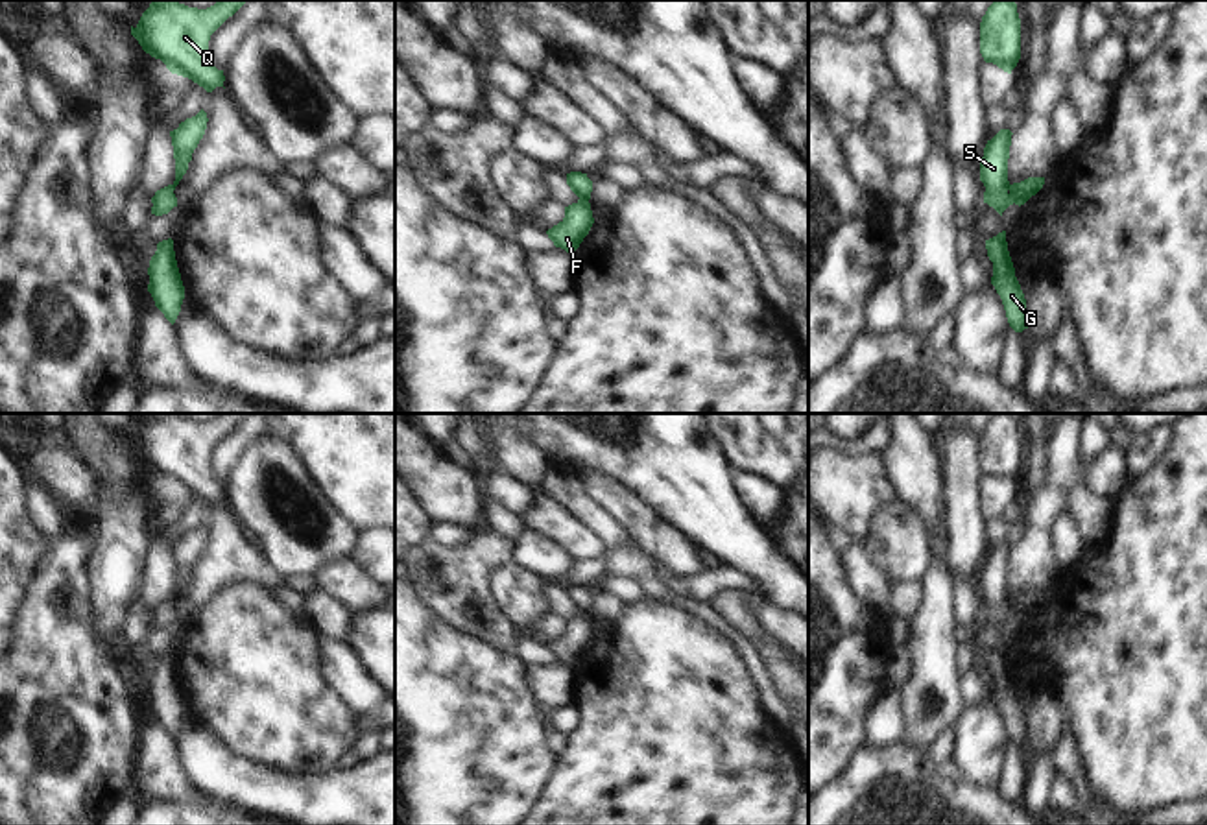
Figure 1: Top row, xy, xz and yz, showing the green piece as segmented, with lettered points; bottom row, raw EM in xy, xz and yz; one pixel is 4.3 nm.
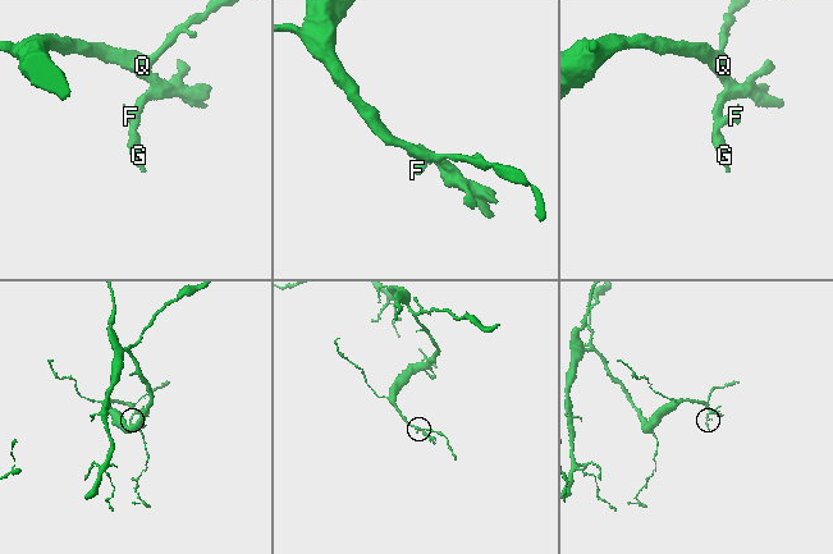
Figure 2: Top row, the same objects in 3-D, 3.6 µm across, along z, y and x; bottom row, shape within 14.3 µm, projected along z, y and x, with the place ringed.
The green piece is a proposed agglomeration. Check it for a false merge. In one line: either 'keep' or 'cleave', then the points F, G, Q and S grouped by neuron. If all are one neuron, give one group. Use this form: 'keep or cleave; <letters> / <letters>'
keep; F G Q S

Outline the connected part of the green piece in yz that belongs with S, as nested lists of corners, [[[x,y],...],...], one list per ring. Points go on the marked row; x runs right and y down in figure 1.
[[[1000,129],[987,140],[980,161],[980,181],[986,186],[984,203],[993,207],[1000,216],[1013,203],[1024,205],[1045,185],[1045,177],[1028,177],[1013,185],[1008,181],[1011,135],[1010,129]]]

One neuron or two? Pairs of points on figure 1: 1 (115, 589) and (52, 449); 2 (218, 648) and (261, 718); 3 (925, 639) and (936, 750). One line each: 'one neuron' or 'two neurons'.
1: two neurons
2: one neuron
3: two neurons

